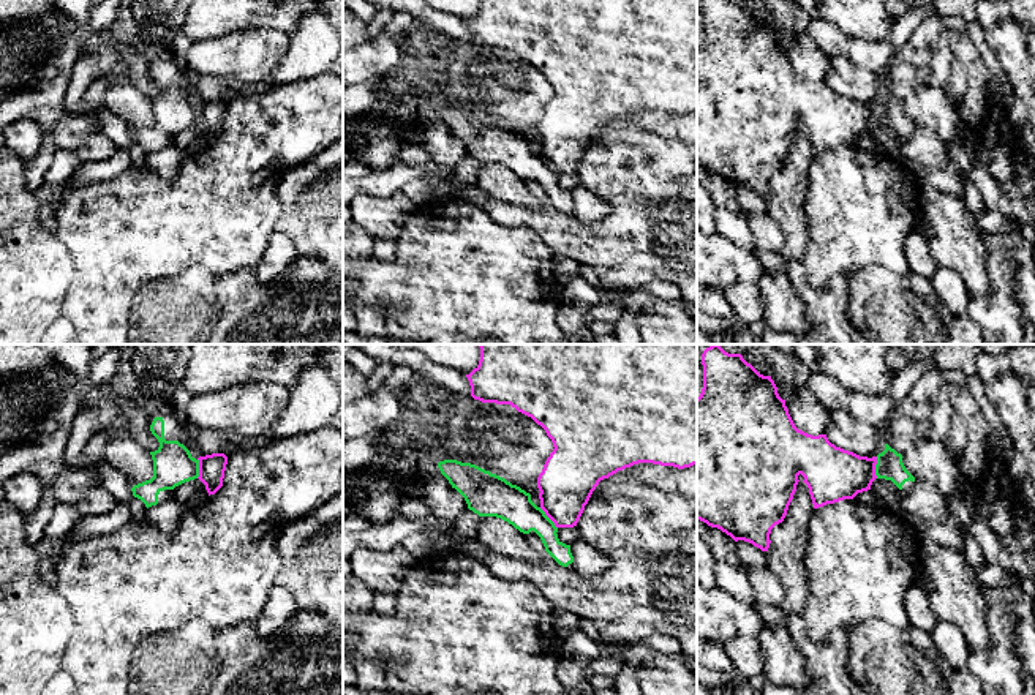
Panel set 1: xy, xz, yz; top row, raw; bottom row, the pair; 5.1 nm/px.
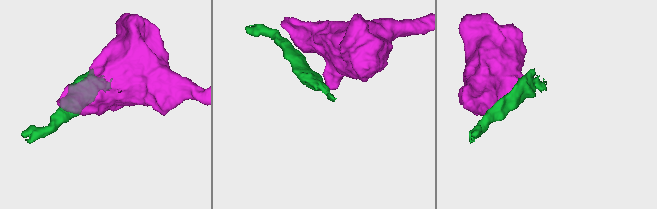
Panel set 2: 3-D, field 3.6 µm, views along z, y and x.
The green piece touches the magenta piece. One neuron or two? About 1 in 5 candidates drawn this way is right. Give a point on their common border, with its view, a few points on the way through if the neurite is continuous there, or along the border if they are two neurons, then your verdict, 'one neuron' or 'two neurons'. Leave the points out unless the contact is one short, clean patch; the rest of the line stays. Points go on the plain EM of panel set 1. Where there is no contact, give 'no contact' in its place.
yz (876, 114) | along yz (877, 103), (876, 123) | two neurons

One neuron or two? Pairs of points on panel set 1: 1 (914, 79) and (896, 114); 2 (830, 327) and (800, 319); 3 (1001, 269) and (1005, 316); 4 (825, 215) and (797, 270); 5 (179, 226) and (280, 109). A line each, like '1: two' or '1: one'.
1: one
2: two
3: one
4: two
5: one

